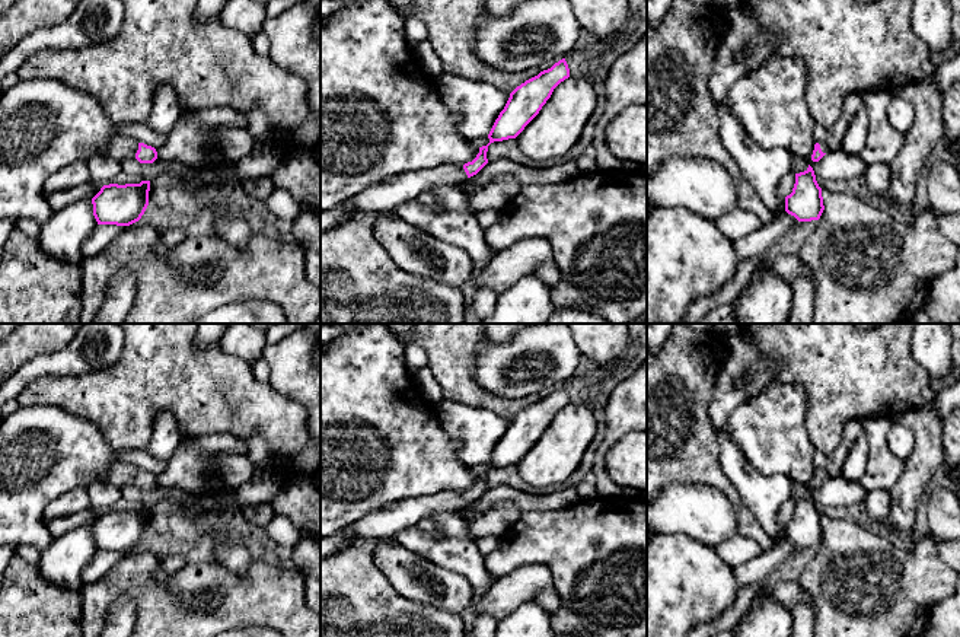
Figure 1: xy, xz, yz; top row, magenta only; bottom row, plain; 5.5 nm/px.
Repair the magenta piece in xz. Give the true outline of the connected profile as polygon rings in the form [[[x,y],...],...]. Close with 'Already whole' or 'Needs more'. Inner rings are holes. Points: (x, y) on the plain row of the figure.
[[[565,385],[551,395],[517,413],[495,446],[487,472],[472,488],[465,491],[441,491],[430,497],[406,499],[385,504],[363,519],[351,523],[342,532],[354,539],[383,539],[393,536],[398,531],[415,526],[422,517],[441,512],[459,512],[466,504],[476,501],[487,490],[488,472],[494,468],[516,465],[524,453],[539,440],[551,424],[554,415],[570,404]]]. Needs more

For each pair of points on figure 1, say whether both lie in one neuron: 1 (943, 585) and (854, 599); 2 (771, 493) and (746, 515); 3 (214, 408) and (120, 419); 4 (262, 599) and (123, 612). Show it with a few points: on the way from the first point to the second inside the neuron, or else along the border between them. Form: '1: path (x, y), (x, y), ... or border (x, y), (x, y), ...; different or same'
1: path (921, 585), (902, 585), (876, 598); same
2: border (730, 481), (742, 503), (769, 538); different
3: path (191, 400), (143, 400); same
4: border (133, 599), (120, 599), (109, 610), (104, 621); different

